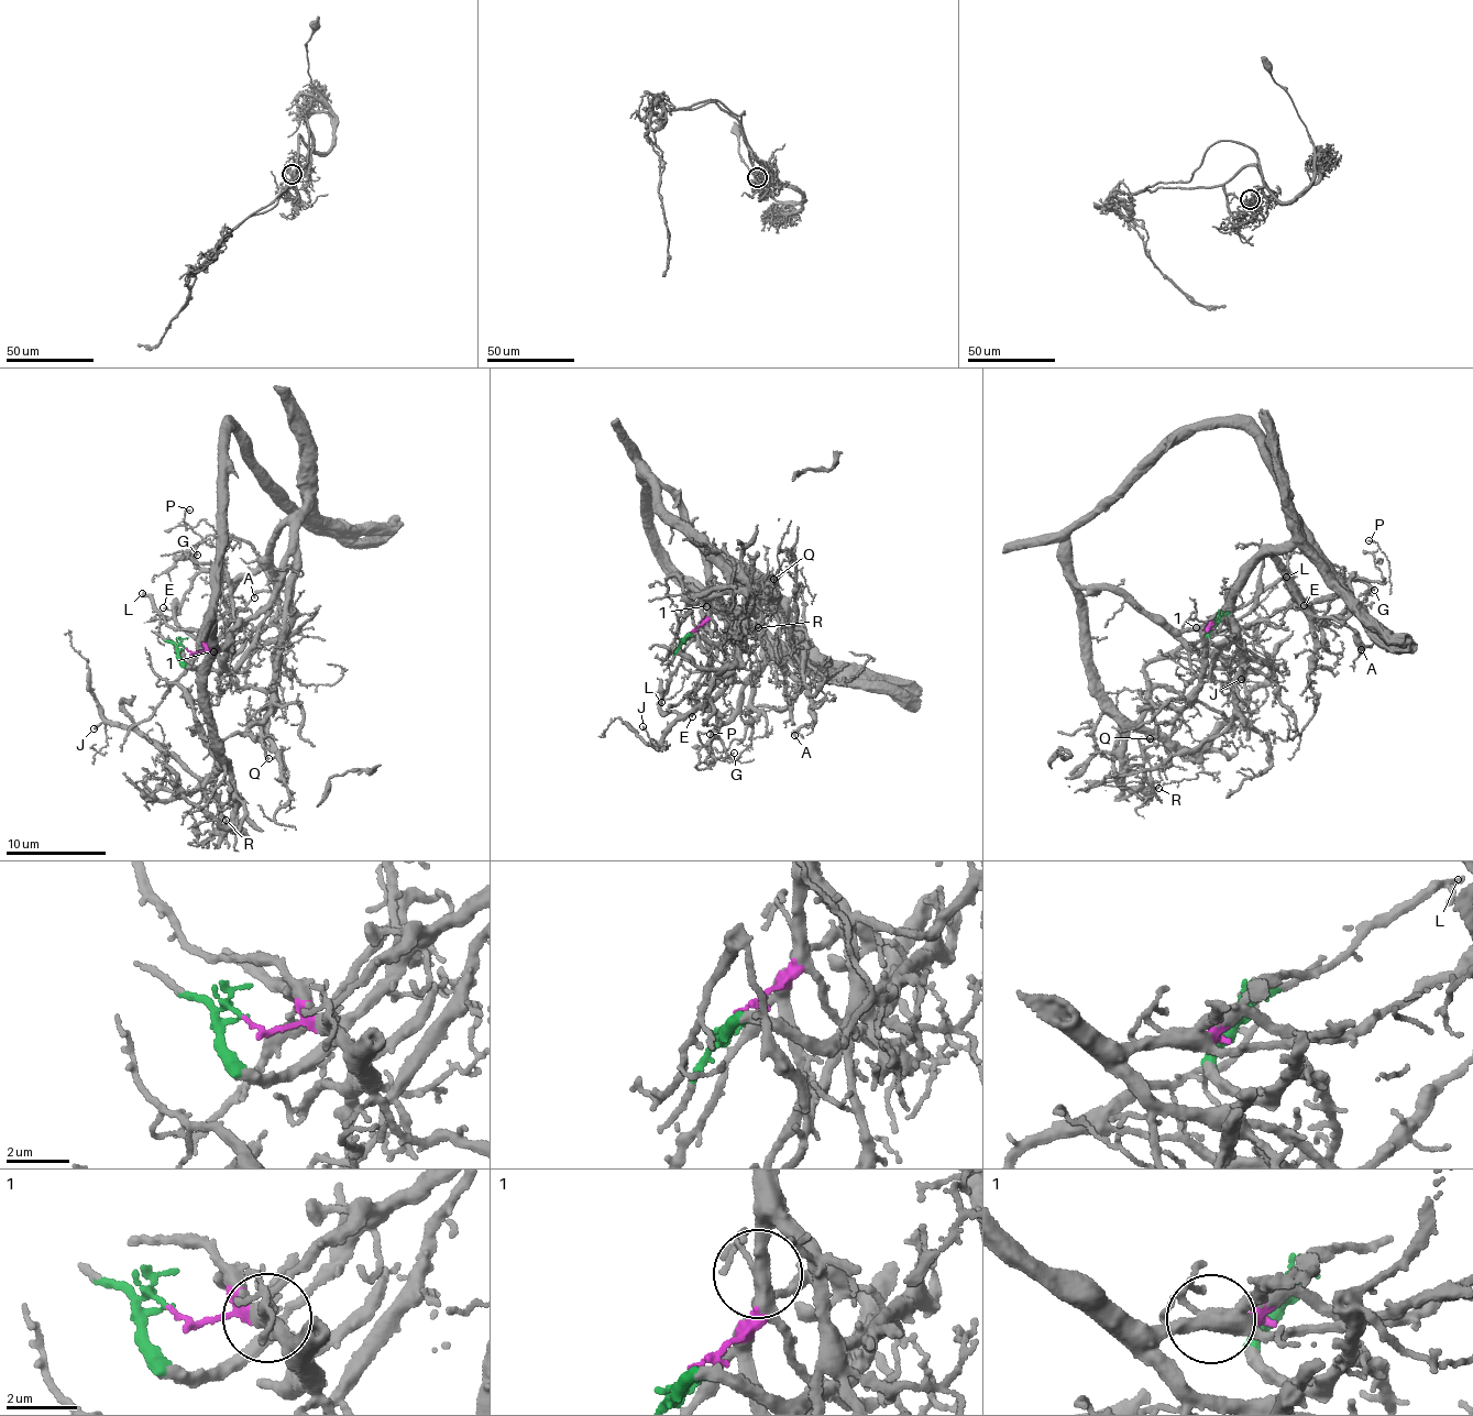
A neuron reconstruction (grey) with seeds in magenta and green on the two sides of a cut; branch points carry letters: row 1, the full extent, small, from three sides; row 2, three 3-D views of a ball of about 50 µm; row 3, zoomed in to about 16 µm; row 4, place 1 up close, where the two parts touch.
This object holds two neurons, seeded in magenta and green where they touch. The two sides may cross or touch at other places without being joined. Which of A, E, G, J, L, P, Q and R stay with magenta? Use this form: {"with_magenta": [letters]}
{"with_magenta": ["E", "J", "L", "R"]}

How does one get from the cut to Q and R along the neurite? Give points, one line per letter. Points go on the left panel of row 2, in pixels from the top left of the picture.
Q: (186, 647), (178, 657), (187, 665), (207, 665), (234, 625), (284, 591), (276, 687), (262, 728), (270, 758)
R: (187, 647), (222, 661), (234, 648), (228, 638), (205, 676), (211, 748), (231, 775), (232, 833), (224, 821)

